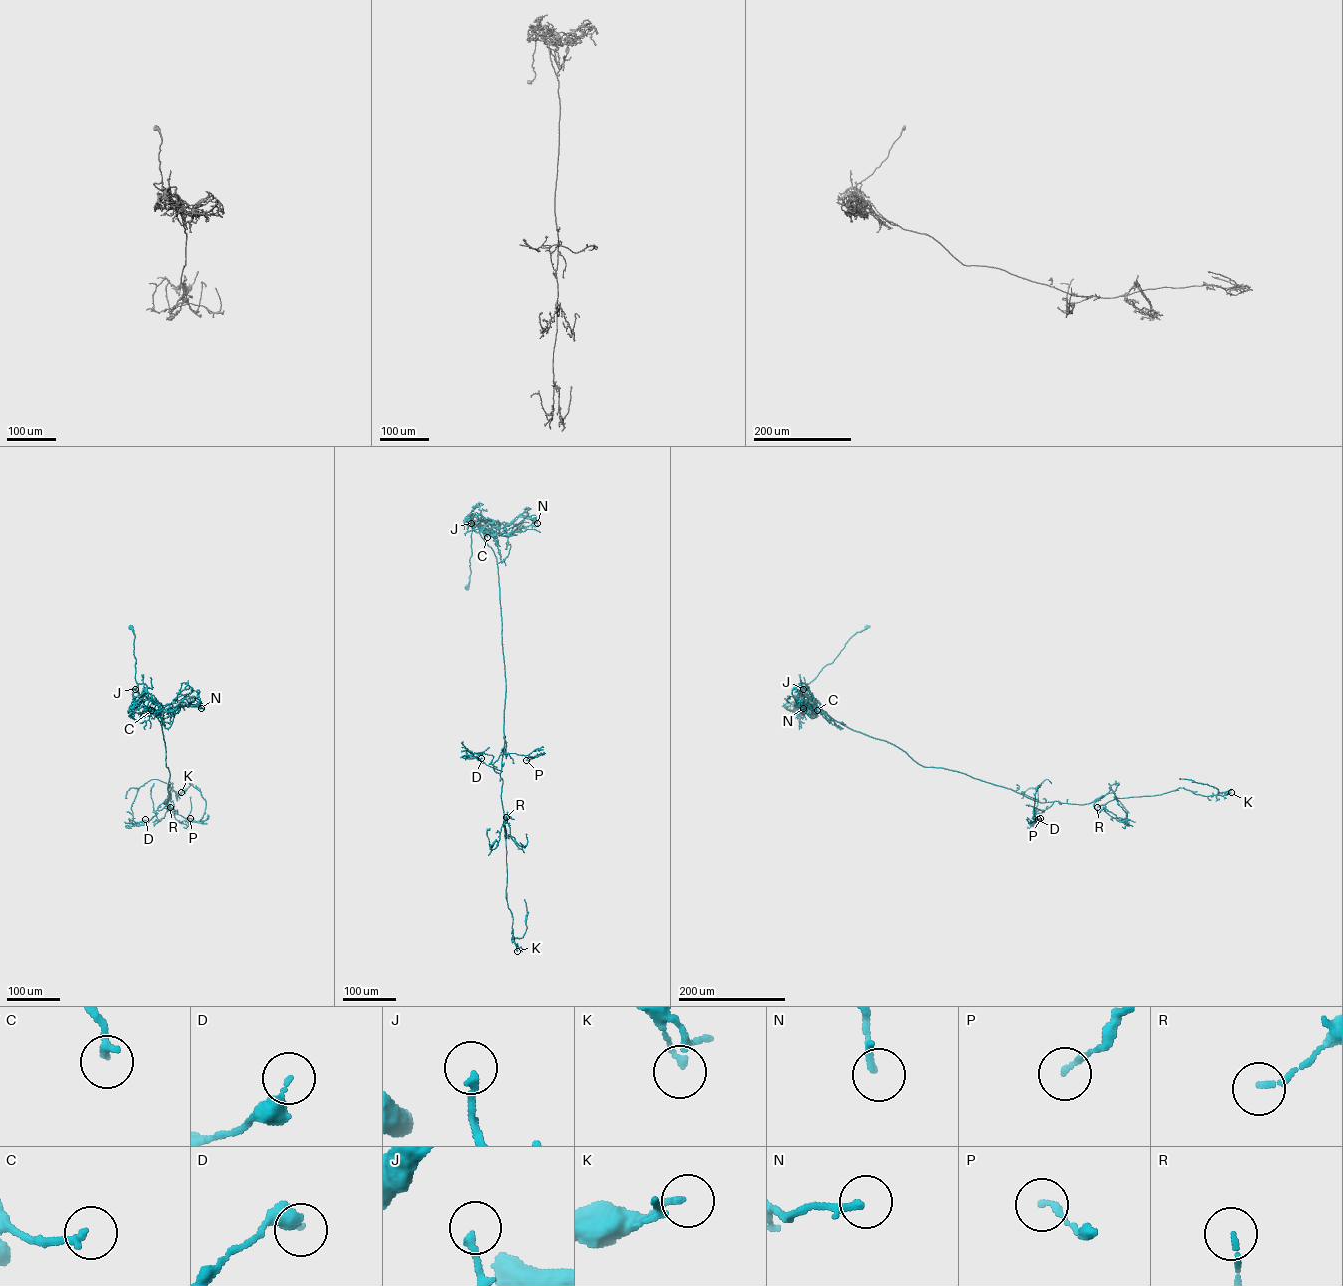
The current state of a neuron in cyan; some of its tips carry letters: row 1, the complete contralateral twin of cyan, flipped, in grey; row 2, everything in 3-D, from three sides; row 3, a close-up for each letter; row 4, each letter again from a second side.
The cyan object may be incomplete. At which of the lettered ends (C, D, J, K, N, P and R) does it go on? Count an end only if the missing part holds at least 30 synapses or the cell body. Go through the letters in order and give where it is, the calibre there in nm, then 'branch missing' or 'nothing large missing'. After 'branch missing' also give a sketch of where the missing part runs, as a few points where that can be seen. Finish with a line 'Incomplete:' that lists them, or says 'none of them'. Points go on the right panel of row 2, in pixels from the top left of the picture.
C: at (817, 710); 200 nm thick; nothing large missing
D: at (1038, 819); 300 nm thick; nothing large missing
J: at (803, 689); 220 nm thick; nothing large missing
K: at (1231, 792); 150 nm thick; nothing large missing
N: at (803, 708); 200 nm thick; nothing large missing
P: at (1040, 818); 160 nm thick; nothing large missing
R: at (1097, 807); 120 nm thick; nothing large missing
Incomplete: none of them

